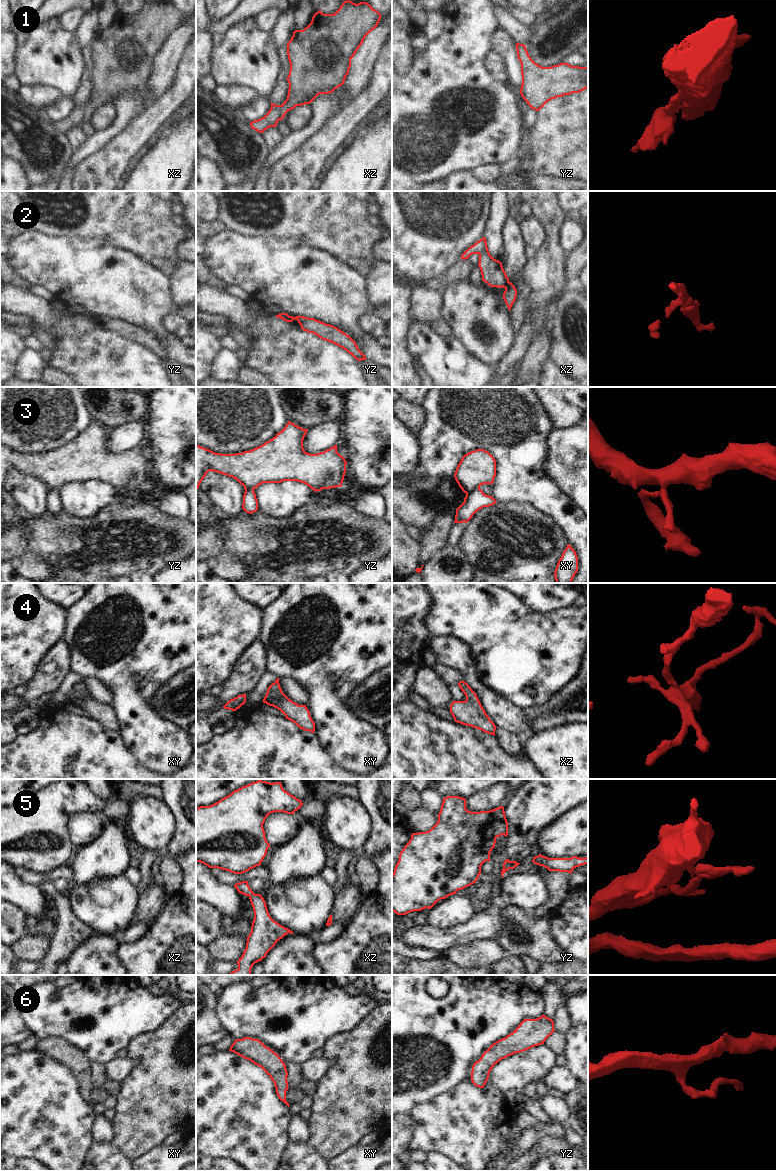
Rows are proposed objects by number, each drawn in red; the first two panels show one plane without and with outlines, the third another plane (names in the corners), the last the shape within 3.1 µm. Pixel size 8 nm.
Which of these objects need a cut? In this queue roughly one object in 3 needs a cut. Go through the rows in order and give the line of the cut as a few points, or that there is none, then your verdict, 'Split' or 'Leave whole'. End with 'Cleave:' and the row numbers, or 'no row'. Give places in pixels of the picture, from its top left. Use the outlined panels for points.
1: No split. Leave whole
2: Split along xz (508, 281), (504, 287). Split
3: Split along xy (479, 488), (475, 488), (466, 494). Split
4: No split. Leave whole
5: No split. Leave whole
6: No split. Leave whole
Cleave: 2, 3.

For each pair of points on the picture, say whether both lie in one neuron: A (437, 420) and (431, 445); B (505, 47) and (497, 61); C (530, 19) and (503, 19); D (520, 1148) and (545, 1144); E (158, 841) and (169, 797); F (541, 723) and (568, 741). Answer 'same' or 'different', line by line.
A: same
B: different
C: different
D: different
E: different
F: different

